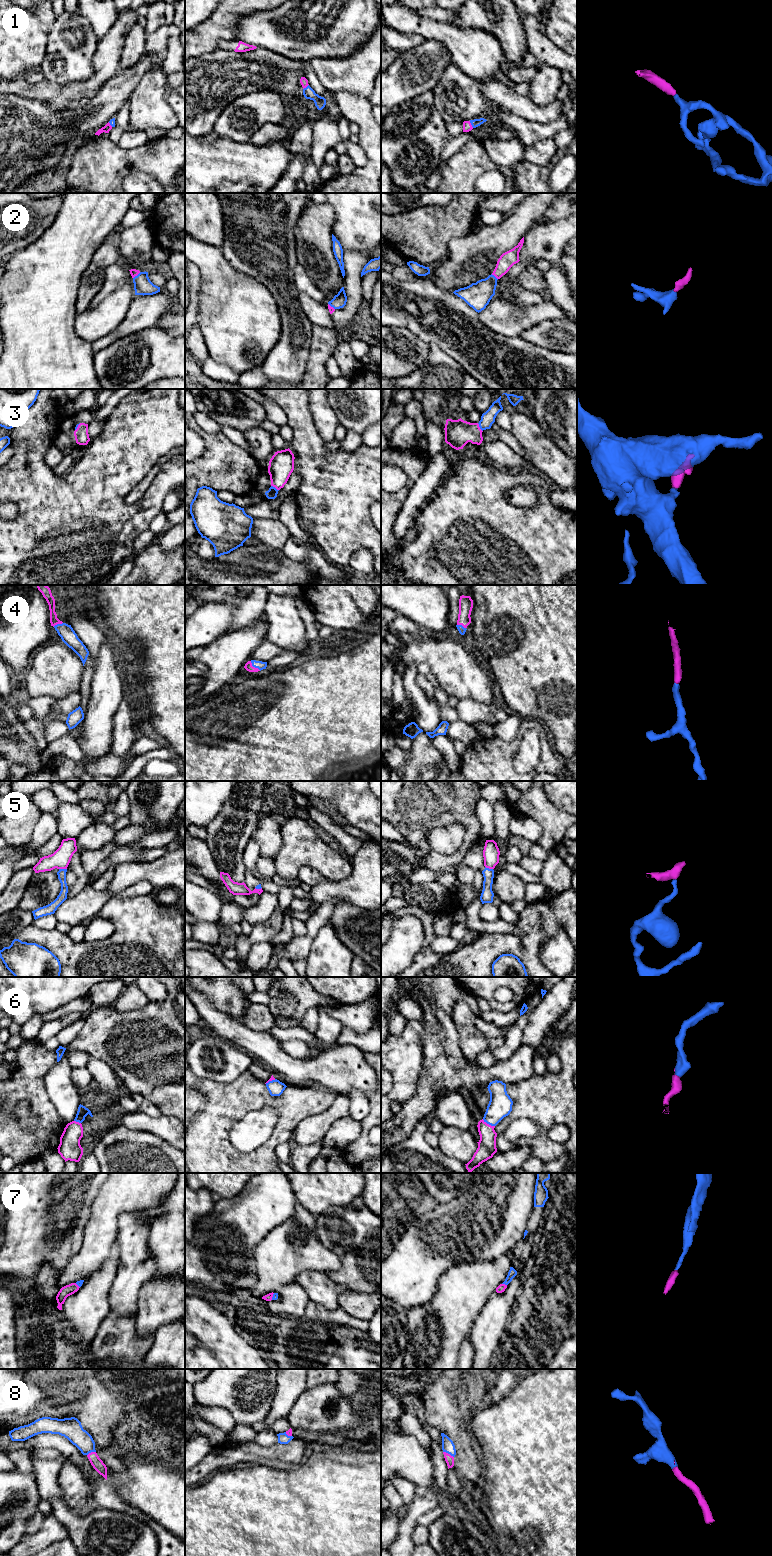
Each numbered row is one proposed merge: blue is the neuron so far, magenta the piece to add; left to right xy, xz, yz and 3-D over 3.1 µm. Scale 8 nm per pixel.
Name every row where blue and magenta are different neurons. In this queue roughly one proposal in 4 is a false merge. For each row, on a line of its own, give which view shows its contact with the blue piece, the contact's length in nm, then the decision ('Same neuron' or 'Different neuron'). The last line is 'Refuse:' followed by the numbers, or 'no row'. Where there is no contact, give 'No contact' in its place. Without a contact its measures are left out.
1: Touches blue in yz. Shared border 70 nm. Same neuron
2: Touches blue in xy. Shared border 80 nm. Same neuron
3: Touches blue in yz. Shared border 80 nm. Same neuron
4: Touches blue in xz. Shared border 120 nm. Same neuron
5: Touches blue in xy. Shared border 60 nm. Same neuron
6: Touches blue in yz. Shared border 120 nm. Same neuron
7: Touches blue in yz. Shared border 40 nm. Same neuron
8: Touches blue in yz. Shared border 100 nm. Same neuron
Refuse: no row

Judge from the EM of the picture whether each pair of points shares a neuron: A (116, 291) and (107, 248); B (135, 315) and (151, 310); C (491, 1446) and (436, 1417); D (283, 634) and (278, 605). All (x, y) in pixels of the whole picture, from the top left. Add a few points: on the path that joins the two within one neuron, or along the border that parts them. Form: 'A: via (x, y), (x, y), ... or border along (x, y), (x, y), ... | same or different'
A: border along (120, 261), (109, 264), (105, 268) | different
B: via (139, 315), (147, 310) | same
C: border along (478, 1411), (471, 1422), (472, 1433) | different
D: via (283, 627), (281, 612) | same

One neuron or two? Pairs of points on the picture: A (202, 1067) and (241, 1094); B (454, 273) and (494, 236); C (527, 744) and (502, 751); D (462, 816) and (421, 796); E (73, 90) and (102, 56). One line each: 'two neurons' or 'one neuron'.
A: two neurons
B: one neuron
C: two neurons
D: one neuron
E: one neuron

